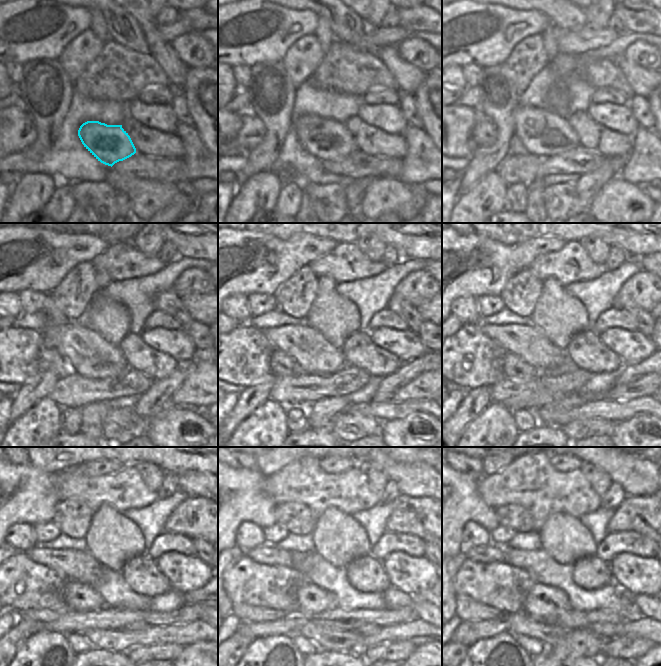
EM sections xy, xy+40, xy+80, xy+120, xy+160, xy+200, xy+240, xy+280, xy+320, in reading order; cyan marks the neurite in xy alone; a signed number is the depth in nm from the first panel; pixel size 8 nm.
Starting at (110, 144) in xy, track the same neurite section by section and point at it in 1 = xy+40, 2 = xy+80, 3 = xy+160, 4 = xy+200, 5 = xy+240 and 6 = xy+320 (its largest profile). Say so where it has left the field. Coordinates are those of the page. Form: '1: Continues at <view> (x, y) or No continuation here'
1: Continues at xy+40 (328, 140)
2: Continues at xy+80 (542, 132)
3: Continues at xy+160 (316, 356)
4: Continues at xy+200 (526, 341)
5: Continues at xy+240 (80, 566)
6: Continues at xy+320 (491, 553)

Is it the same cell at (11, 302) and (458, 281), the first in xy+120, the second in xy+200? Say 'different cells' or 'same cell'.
different cells

